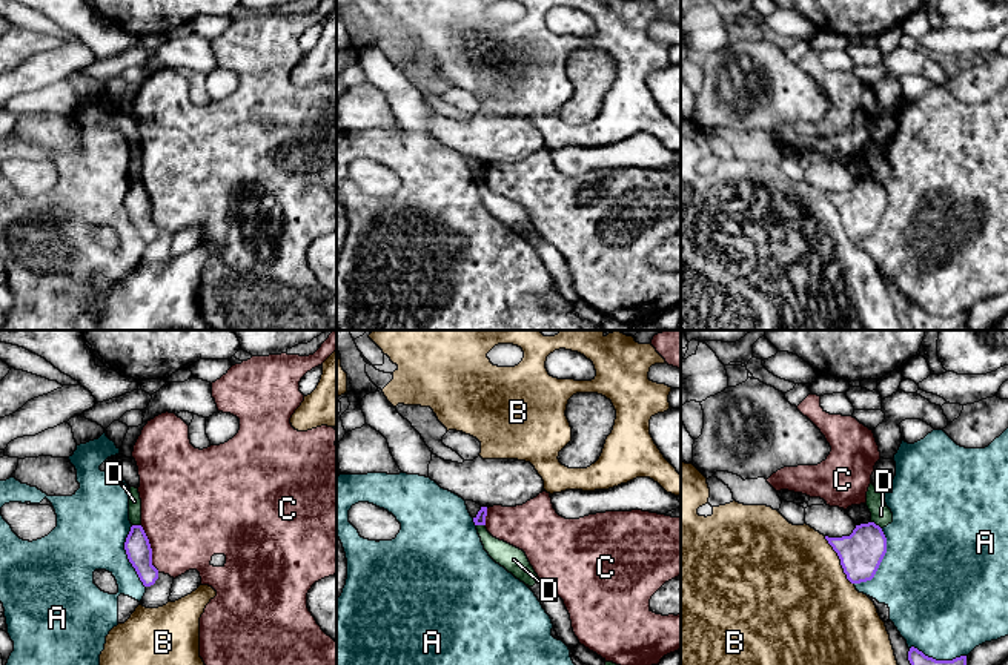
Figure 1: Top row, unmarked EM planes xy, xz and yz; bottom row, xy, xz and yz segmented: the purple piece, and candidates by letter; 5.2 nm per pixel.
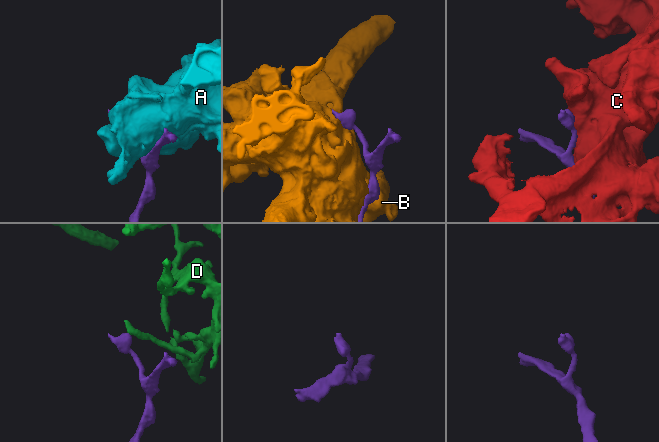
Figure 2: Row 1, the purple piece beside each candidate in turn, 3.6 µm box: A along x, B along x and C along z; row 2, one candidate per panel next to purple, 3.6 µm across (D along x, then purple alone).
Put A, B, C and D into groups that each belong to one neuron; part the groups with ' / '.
A / B / C / D

